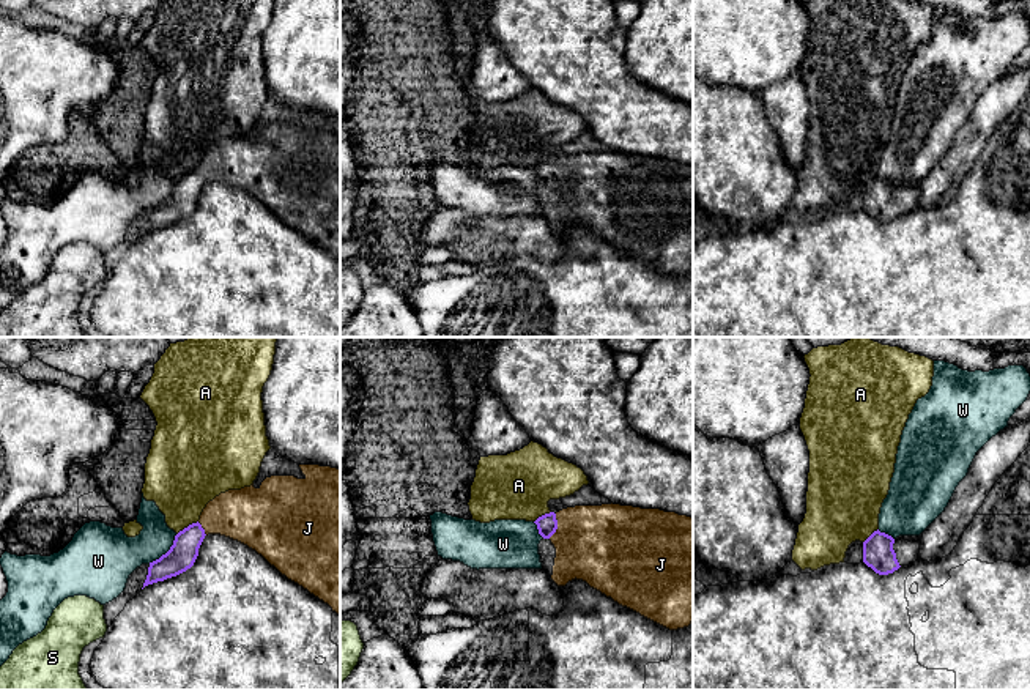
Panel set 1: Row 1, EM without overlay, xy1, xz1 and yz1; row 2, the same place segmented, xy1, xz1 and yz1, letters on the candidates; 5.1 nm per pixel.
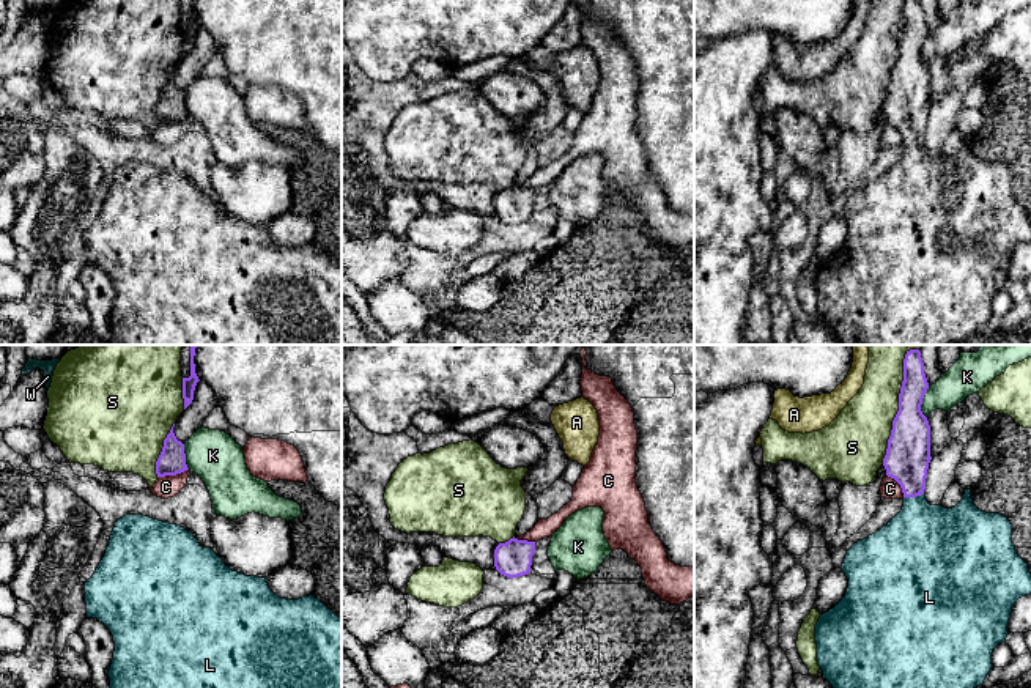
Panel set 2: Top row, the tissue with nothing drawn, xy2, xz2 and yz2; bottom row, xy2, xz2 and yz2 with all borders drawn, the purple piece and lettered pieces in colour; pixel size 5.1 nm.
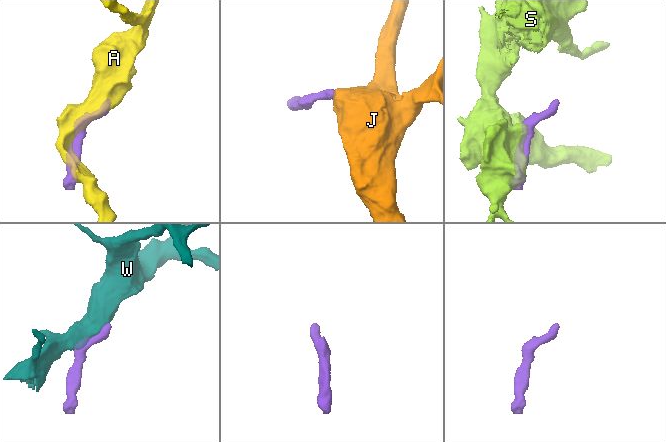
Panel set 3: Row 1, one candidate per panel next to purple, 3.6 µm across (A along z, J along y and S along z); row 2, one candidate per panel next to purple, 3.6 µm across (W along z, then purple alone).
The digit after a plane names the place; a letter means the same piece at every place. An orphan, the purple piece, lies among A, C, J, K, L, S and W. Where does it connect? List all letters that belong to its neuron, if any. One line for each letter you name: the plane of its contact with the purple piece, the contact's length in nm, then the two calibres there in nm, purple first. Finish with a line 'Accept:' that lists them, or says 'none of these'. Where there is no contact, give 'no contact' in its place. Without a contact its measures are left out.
J: meets purple in xz1; contact 130 nm long; 110 nm thick on the purple side, 400 nm on the other
L: meets purple in yz2; contact 110 nm long; 220 nm thick on the purple side, 400 nm on the other
Accept: J, L

